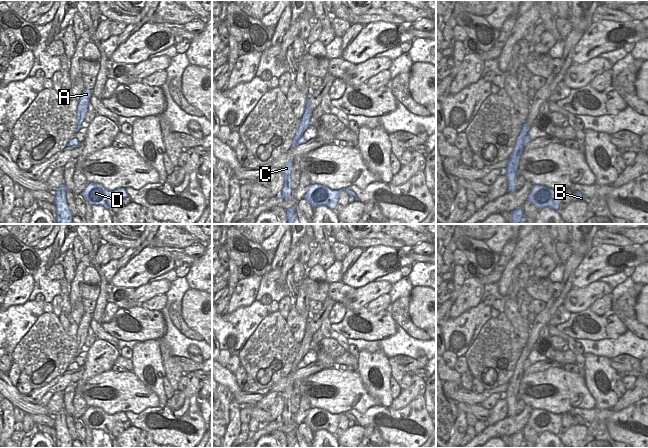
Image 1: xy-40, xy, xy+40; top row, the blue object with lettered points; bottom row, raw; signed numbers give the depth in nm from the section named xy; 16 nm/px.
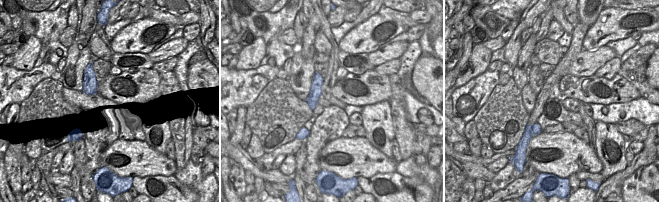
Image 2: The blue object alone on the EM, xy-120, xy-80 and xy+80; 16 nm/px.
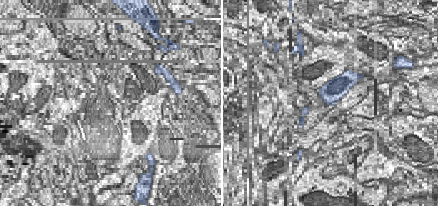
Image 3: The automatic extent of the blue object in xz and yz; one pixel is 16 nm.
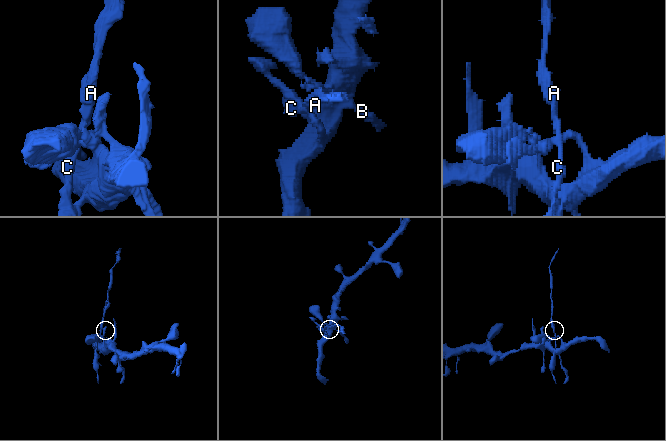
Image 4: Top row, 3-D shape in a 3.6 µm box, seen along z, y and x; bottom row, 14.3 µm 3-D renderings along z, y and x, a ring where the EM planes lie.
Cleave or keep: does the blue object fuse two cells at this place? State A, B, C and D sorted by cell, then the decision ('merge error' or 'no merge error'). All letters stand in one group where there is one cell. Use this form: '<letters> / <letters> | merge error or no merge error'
A C / B D | merge error

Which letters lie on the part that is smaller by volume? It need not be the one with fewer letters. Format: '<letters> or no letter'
A, C

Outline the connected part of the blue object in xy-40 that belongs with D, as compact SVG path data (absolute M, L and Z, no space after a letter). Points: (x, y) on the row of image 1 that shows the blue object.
M88 183L81 194L85 197L85 199L91 206L103 206L105 209L110 211L114 202L117 199L124 199L128 197L126 189L124 188L109 191L105 189L102 185L96 183Z

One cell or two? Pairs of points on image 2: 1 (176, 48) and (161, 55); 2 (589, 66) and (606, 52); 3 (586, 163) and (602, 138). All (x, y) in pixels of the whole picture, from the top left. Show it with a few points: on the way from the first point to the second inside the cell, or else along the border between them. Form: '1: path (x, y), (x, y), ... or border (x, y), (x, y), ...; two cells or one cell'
1: path (172, 49), (165, 52); one cell
2: path (593, 62), (602, 55); one cell
3: border (594, 150), (602, 165), (601, 172); two cells

